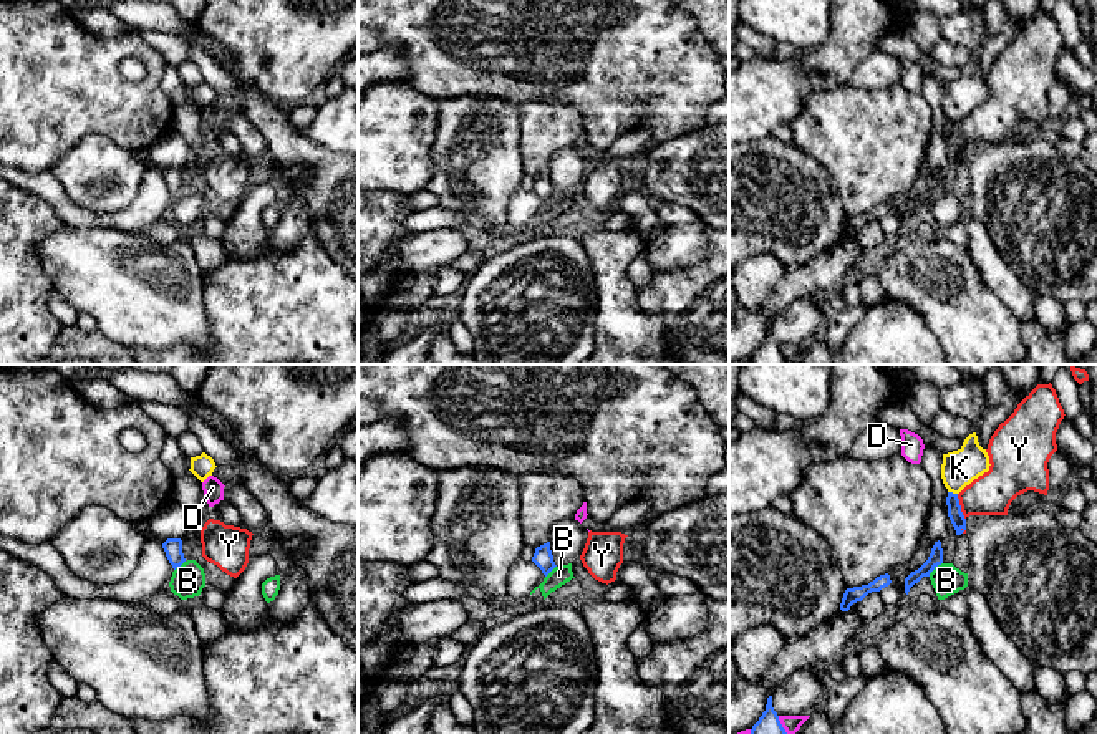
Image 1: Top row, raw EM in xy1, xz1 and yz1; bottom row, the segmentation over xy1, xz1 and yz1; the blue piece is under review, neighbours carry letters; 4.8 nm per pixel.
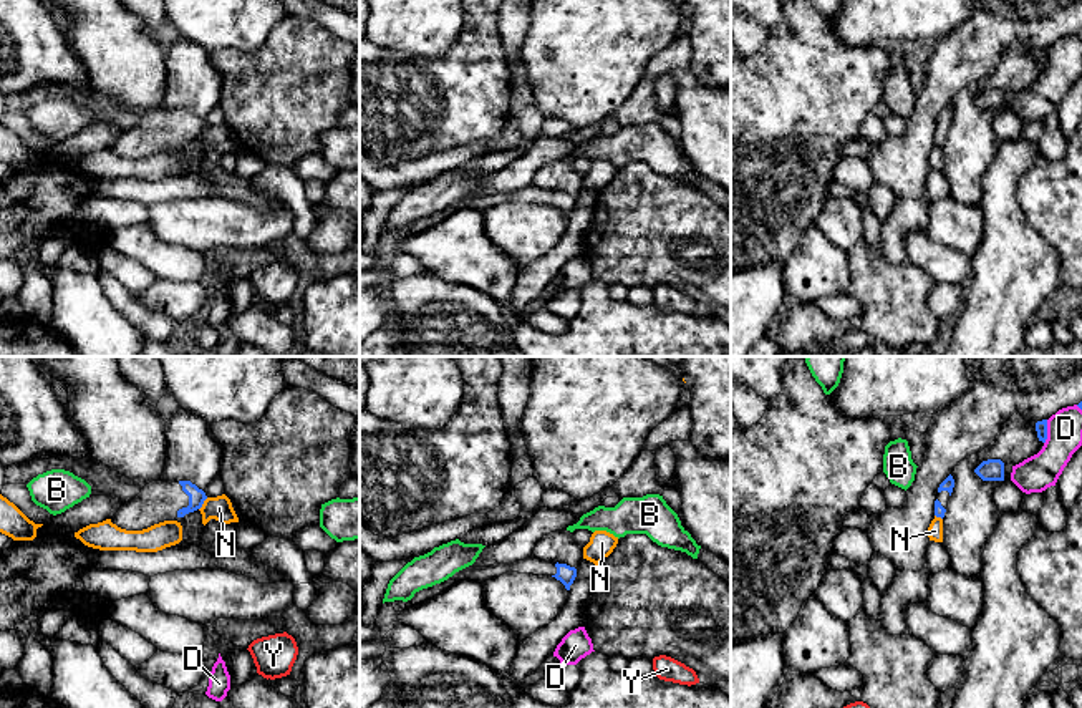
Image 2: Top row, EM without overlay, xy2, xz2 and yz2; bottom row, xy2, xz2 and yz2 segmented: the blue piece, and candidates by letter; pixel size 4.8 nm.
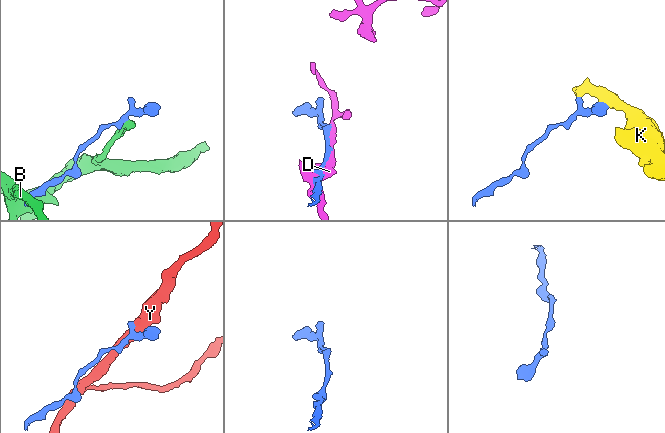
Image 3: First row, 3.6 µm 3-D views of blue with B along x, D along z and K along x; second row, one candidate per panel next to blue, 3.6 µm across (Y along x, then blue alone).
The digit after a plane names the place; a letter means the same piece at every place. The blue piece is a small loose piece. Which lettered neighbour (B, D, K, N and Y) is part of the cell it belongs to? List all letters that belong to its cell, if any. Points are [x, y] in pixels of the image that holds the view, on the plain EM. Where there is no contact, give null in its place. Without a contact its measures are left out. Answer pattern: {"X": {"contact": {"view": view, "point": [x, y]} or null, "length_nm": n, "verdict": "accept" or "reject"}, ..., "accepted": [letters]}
{"B": {"contact": {"view": "yz1", "point": [933, 197]}, "length_nm": 100, "verdict": "reject"}, "D": {"contact": {"view": "yz2", "point": [1046, 60]}, "length_nm": 120, "verdict": "reject"}, "K": {"contact": {"view": "yz1", "point": [952, 121]}, "length_nm": 50, "verdict": "reject"}, "N": {"contact": {"view": "xy2", "point": [202, 131]}, "length_nm": 80, "verdict": "reject"}, "Y": {"contact": {"view": "yz1", "point": [960, 136]}, "length_nm": 130, "verdict": "reject"}, "accepted": []}

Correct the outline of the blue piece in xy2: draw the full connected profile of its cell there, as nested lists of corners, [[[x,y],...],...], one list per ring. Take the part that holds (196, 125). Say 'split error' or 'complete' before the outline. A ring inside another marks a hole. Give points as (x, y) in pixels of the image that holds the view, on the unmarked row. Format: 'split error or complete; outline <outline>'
split error; outline [[[152,109],[123,133],[111,151],[126,159],[142,159],[164,149],[184,146],[202,136],[205,121],[191,109]]]

